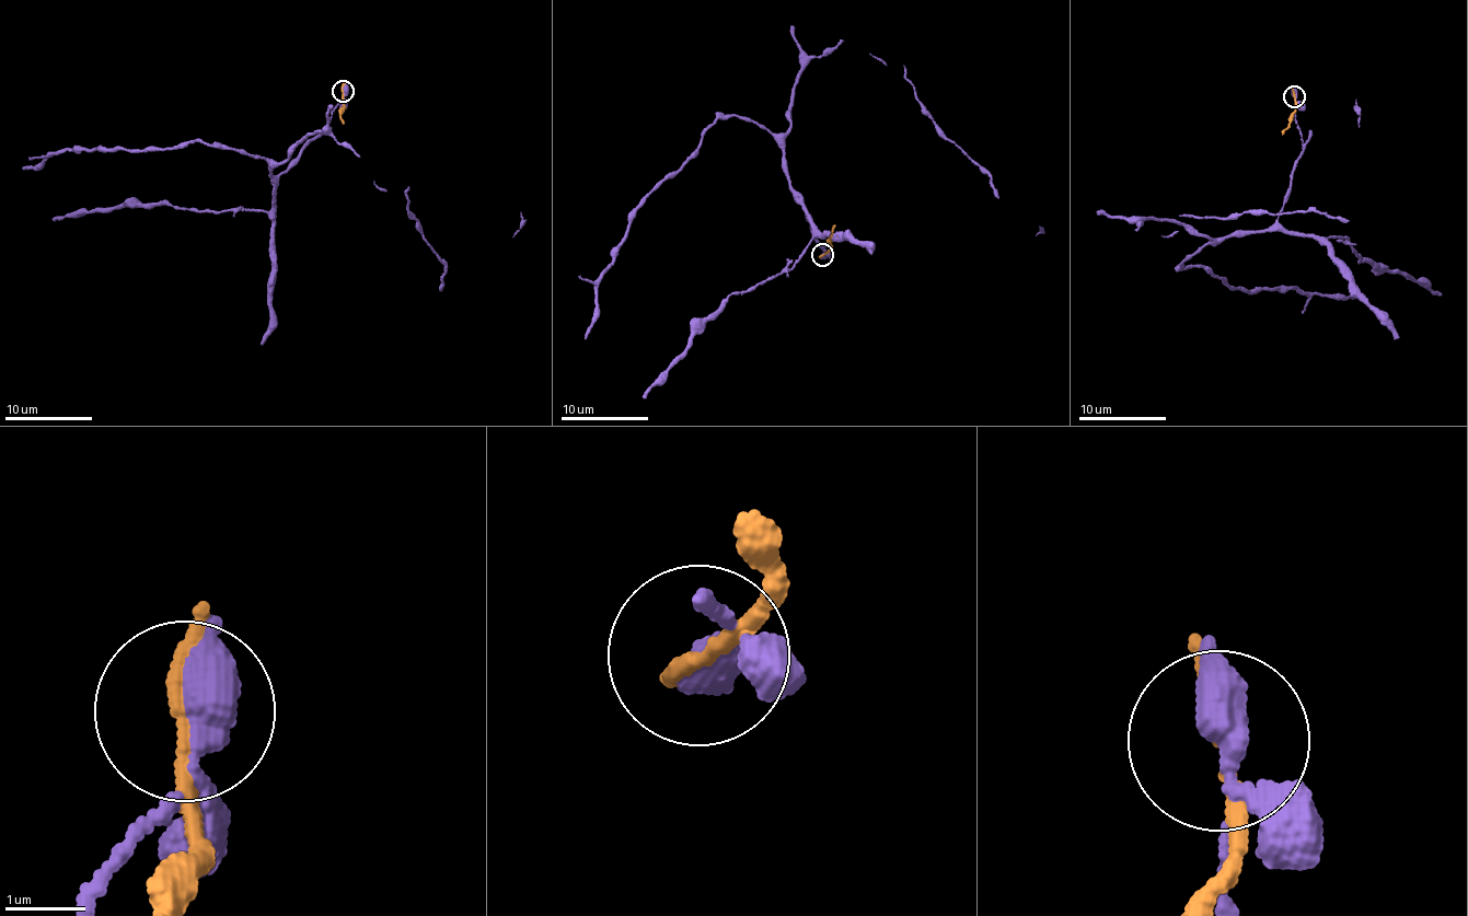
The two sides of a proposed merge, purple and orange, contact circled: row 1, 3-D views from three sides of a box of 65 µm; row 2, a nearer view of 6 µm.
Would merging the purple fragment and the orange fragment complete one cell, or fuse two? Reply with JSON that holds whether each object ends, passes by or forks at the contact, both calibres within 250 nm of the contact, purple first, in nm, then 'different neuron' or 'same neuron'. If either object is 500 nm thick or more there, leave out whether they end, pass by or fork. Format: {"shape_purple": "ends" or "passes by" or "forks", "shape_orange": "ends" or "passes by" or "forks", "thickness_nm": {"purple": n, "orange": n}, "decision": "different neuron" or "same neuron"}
{"shape_purple": "passes by", "shape_orange": "passes by", "thickness_nm": {"purple": 400, "orange": 150}, "decision": "different neuron"}

